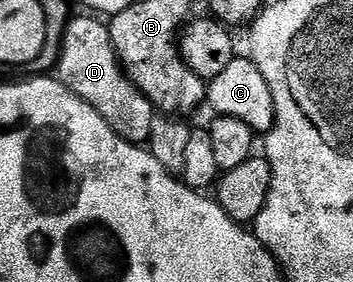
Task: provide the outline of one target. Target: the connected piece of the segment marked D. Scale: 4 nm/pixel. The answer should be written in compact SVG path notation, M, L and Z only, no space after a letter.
M95 16L87 17L91 18L72 17L67 24L57 63L58 81L82 102L92 106L117 136L126 142L150 143L153 120L157 117L155 105L127 78L119 57L115 55L108 23Z

